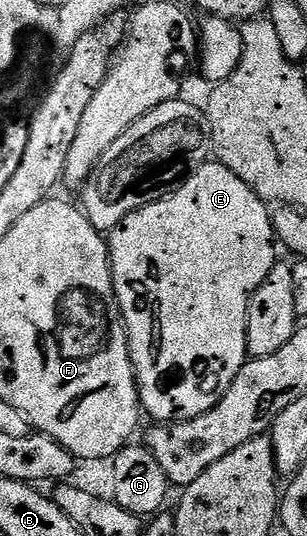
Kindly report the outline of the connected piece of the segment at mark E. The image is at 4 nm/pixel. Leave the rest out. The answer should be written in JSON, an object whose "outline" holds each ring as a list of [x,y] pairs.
{"outline":[[[207,160],[197,172],[176,192],[124,216],[124,220],[115,230],[109,231],[108,245],[110,248],[110,271],[114,281],[114,291],[118,307],[122,313],[122,322],[126,326],[126,335],[130,345],[130,359],[134,365],[134,379],[138,385],[138,400],[141,409],[158,424],[169,424],[171,422],[187,422],[204,412],[208,412],[225,396],[232,380],[240,372],[240,368],[246,365],[248,355],[246,353],[246,325],[248,324],[248,304],[250,297],[264,284],[268,272],[272,272],[276,255],[274,246],[274,219],[272,210],[267,203],[263,202],[236,172],[232,172],[227,166],[223,166],[217,160]]]}

